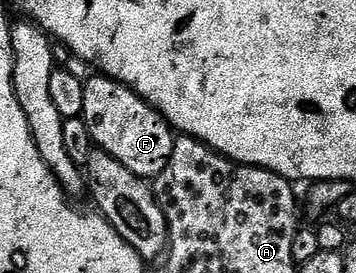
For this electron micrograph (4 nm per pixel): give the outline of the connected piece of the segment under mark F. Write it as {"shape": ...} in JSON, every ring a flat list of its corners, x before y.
{"shape":[[102,74,92,76,93,78,87,78,84,81,83,112,81,115,91,132,94,147,115,156,115,160,119,160,119,164,123,164,123,168,135,172,135,176,146,180,158,178,163,172,163,168,167,168,167,160,171,160,175,137,173,127,145,98,139,97,133,87,125,86,123,83]]}

